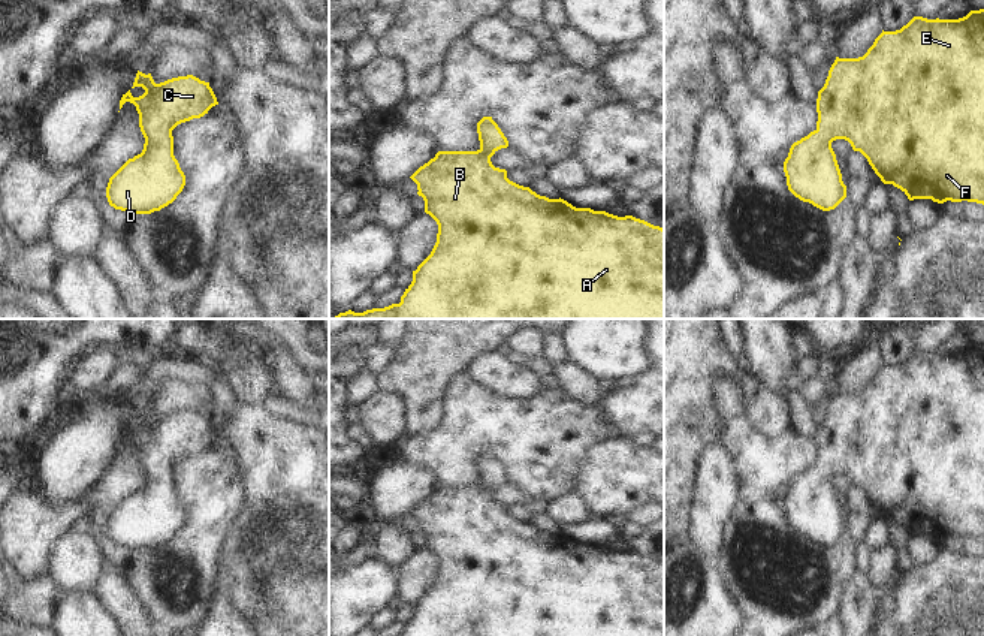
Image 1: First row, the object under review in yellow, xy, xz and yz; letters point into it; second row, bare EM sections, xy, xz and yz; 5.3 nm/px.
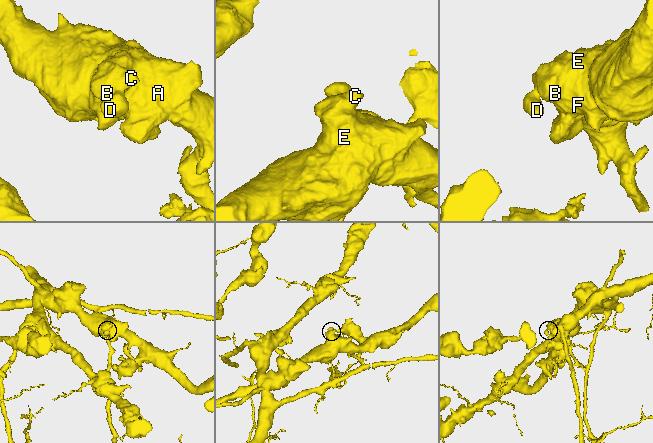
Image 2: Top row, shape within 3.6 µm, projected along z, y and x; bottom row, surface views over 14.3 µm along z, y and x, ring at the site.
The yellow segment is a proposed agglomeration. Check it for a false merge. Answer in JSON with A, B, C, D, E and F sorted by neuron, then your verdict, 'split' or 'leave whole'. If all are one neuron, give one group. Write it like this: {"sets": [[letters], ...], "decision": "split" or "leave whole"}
{"sets": [["A", "B", "C", "D", "E", "F"]], "decision": "leave whole"}

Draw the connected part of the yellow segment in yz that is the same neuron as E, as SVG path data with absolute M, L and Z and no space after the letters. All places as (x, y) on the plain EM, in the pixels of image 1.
M984 344L971 346L966 352L959 355L927 355L923 352L914 352L900 365L882 365L863 392L836 392L828 406L824 422L818 426L817 447L817 464L808 471L794 477L790 483L788 492L784 497L788 525L800 536L809 537L822 546L830 546L846 533L846 521L842 516L836 489L831 483L833 476L845 474L851 479L854 486L860 486L867 494L869 500L884 519L893 519L894 522L900 524L909 536L932 534L938 539L944 539L947 536L968 536L984 540Z

